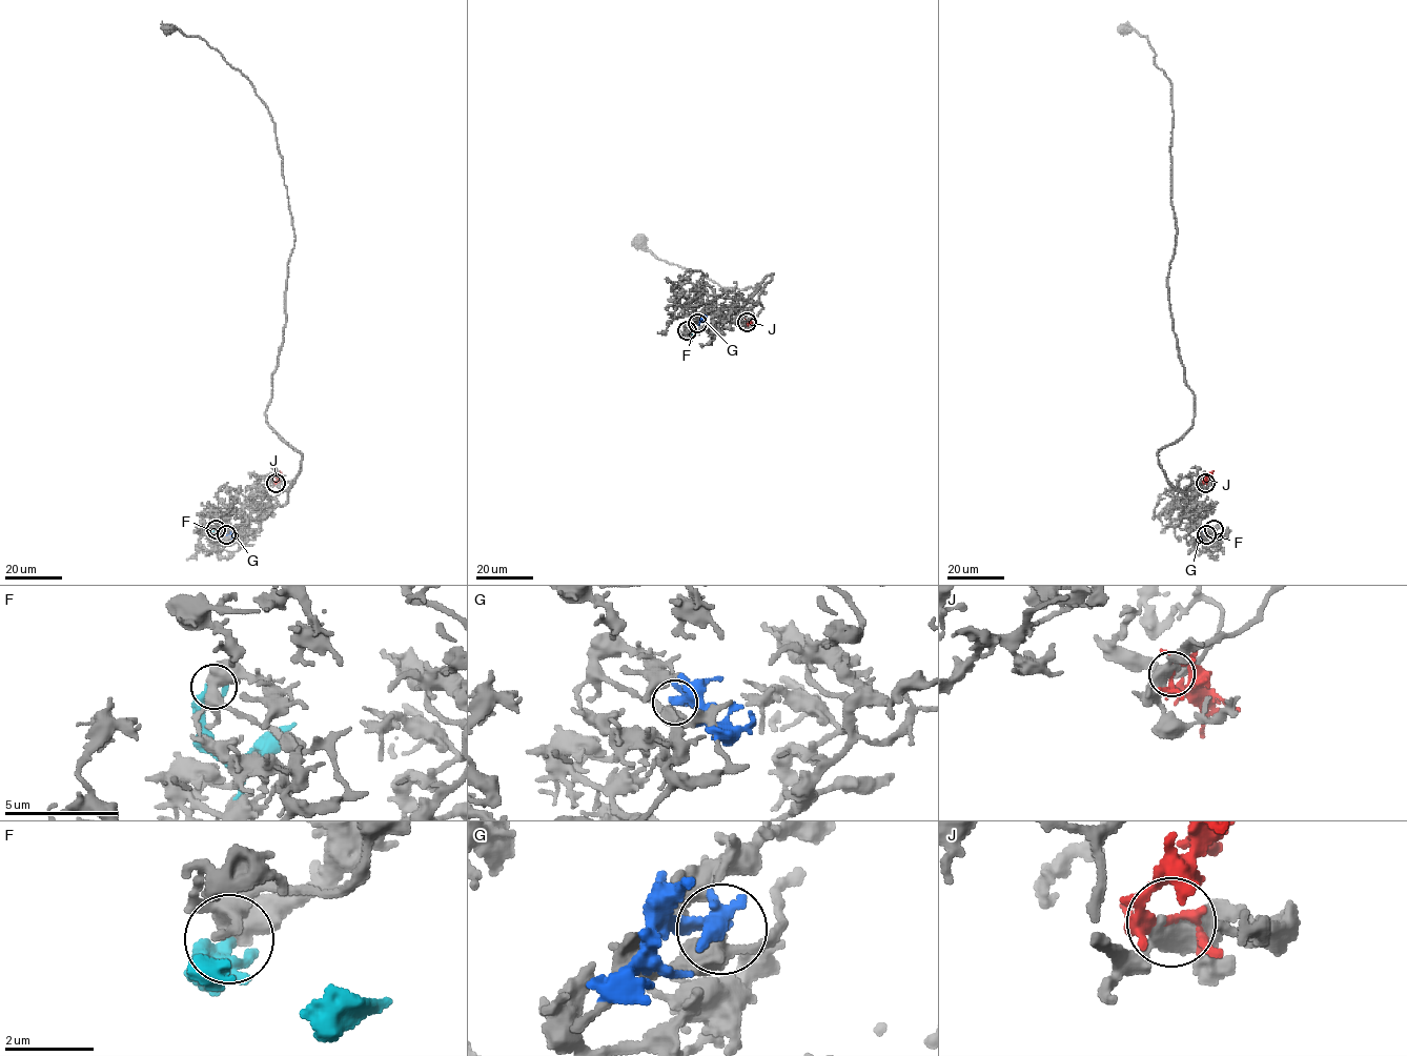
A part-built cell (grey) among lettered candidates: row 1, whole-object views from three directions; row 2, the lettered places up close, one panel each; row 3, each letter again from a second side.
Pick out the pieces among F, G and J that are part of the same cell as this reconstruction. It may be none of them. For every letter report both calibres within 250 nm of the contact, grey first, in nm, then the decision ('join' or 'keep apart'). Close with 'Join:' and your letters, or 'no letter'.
F: 440/280 nm | keep apart
G: 360/320 nm | keep apart
J: 440/200 nm | keep apart
Join: no letter

